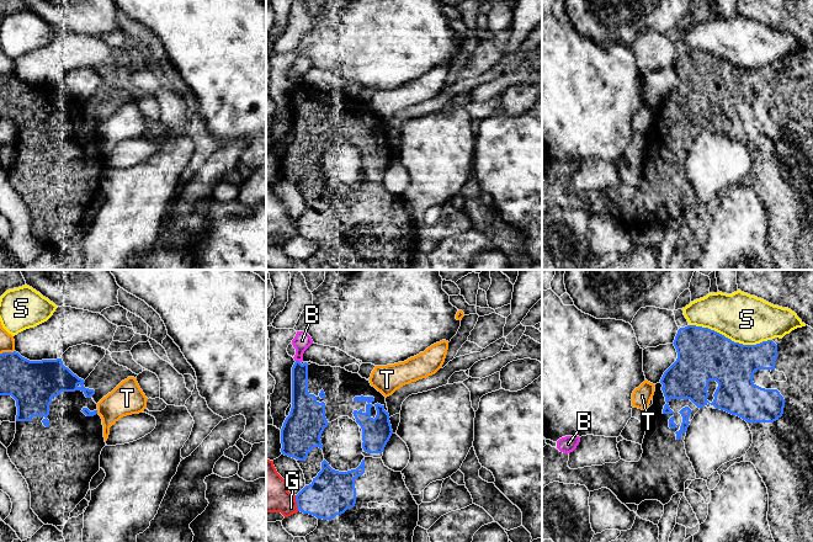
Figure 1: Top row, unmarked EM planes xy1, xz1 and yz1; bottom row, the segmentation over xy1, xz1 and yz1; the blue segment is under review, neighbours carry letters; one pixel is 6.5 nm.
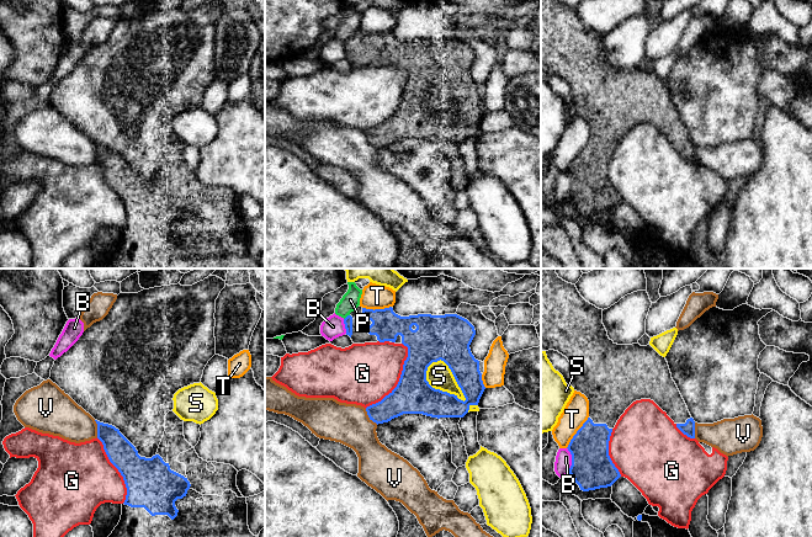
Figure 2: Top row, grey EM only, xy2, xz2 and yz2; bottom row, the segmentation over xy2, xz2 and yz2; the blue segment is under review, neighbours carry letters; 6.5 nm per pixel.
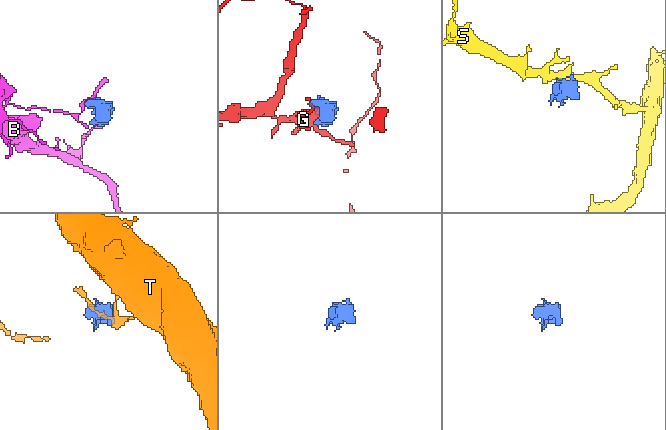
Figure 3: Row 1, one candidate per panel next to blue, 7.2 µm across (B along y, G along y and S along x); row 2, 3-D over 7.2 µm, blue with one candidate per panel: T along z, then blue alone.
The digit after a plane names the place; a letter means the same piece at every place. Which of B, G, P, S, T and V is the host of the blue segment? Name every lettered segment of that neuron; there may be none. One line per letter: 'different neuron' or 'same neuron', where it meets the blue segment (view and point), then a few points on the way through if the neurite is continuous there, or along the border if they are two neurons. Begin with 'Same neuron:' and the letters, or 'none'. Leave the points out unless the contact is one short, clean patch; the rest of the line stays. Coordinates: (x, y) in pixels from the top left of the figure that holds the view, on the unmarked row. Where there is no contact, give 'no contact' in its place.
Same neuron: none
B: different neuron; meets blue in yz2 at (572, 185)
G: different neuron; meets blue in xz2 at (399, 104)
P: different neuron; meets blue in xz2 at (346, 41); border along xz2 (349, 38), (344, 43)
S: different neuron; meets blue in xz2 at (439, 113)
T: different neuron; meets blue in yz2 at (577, 157)
V: different neuron; meets blue in xz2 at (370, 142); border along xz2 (365, 133), (366, 138), (377, 148)

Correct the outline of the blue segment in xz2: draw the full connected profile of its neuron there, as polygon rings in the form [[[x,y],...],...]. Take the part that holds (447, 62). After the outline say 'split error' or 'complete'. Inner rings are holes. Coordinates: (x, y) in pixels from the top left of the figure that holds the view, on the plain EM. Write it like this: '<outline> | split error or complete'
[[[360,30],[344,43],[344,48],[346,59],[351,62],[354,68],[389,65],[408,71],[408,81],[404,85],[397,111],[381,126],[366,132],[370,144],[378,149],[403,138],[423,138],[437,142],[452,168],[452,187],[457,192],[466,190],[468,179],[458,147],[468,137],[471,129],[478,129],[485,113],[479,95],[479,85],[474,83],[469,73],[476,59],[474,50],[457,38],[400,41],[393,36],[392,31],[373,34]],[[440,84],[451,94],[466,122],[465,126],[455,118],[432,112],[426,105],[428,91]]] | split error

